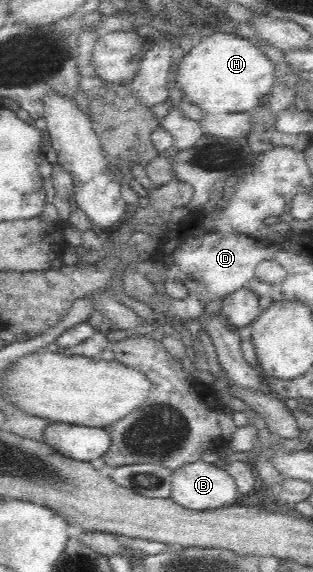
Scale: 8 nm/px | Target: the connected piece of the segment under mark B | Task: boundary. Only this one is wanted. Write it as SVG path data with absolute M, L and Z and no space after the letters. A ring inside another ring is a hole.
M197 460L192 464L185 464L173 471L169 497L176 504L196 511L222 508L241 500L235 478L232 478L224 467L214 466L213 463L206 464L202 460Z

